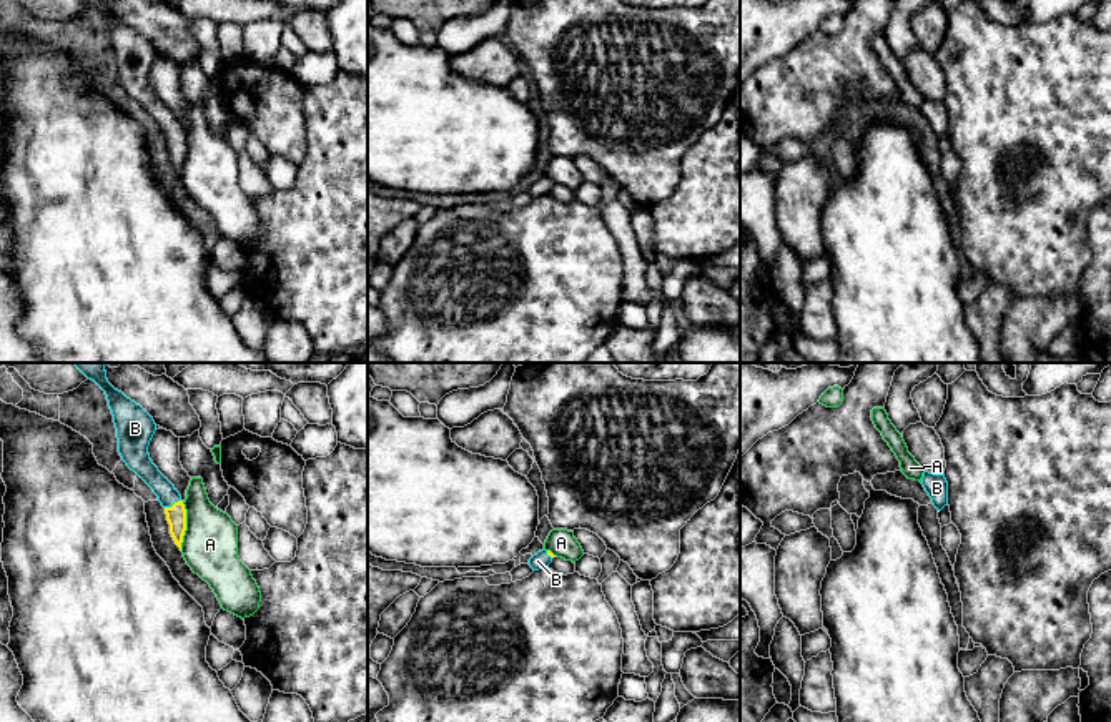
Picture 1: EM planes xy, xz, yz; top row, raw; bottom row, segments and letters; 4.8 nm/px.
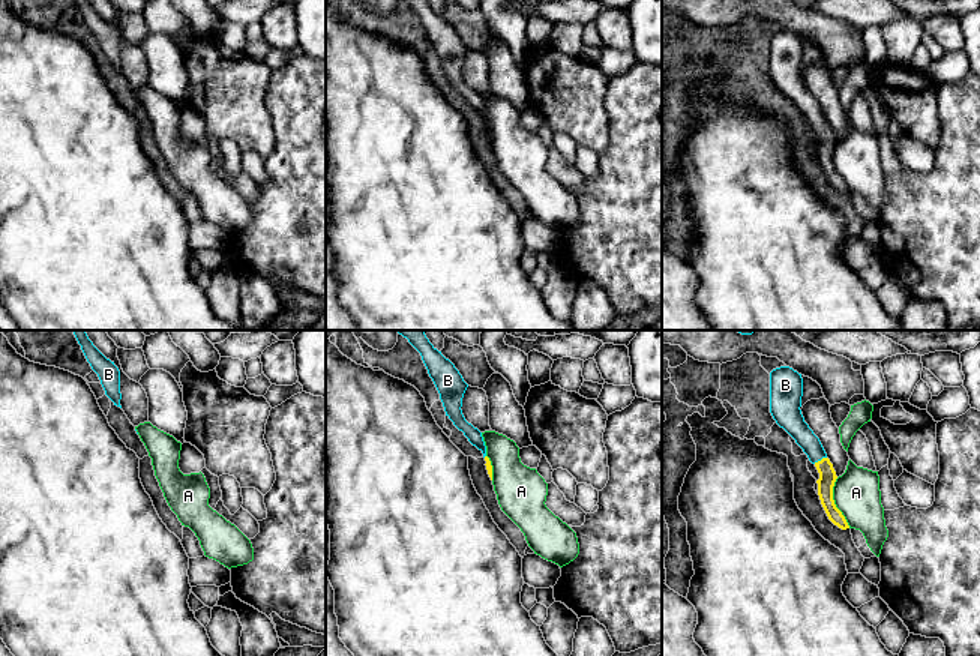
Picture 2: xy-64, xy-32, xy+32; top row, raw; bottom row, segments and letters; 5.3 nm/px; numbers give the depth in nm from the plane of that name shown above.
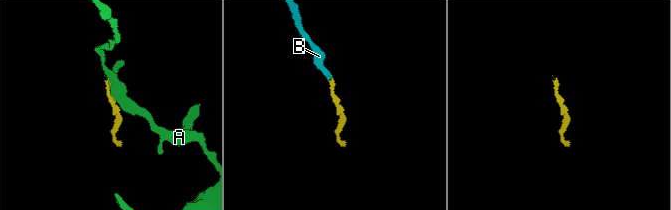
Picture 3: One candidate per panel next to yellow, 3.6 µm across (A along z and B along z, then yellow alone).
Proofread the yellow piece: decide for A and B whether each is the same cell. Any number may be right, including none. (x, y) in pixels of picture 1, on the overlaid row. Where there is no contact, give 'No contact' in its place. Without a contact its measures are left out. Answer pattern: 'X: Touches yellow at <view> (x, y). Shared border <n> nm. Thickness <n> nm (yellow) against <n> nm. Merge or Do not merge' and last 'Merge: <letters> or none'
A: Touches yellow at xy (185, 526). Shared border 240 nm. Thickness 100 nm (yellow) against 280 nm. Do not merge
B: Touches yellow at xy (173, 504). Shared border 90 nm. Thickness 100 nm (yellow) against 100 nm. Merge
Merge: B

